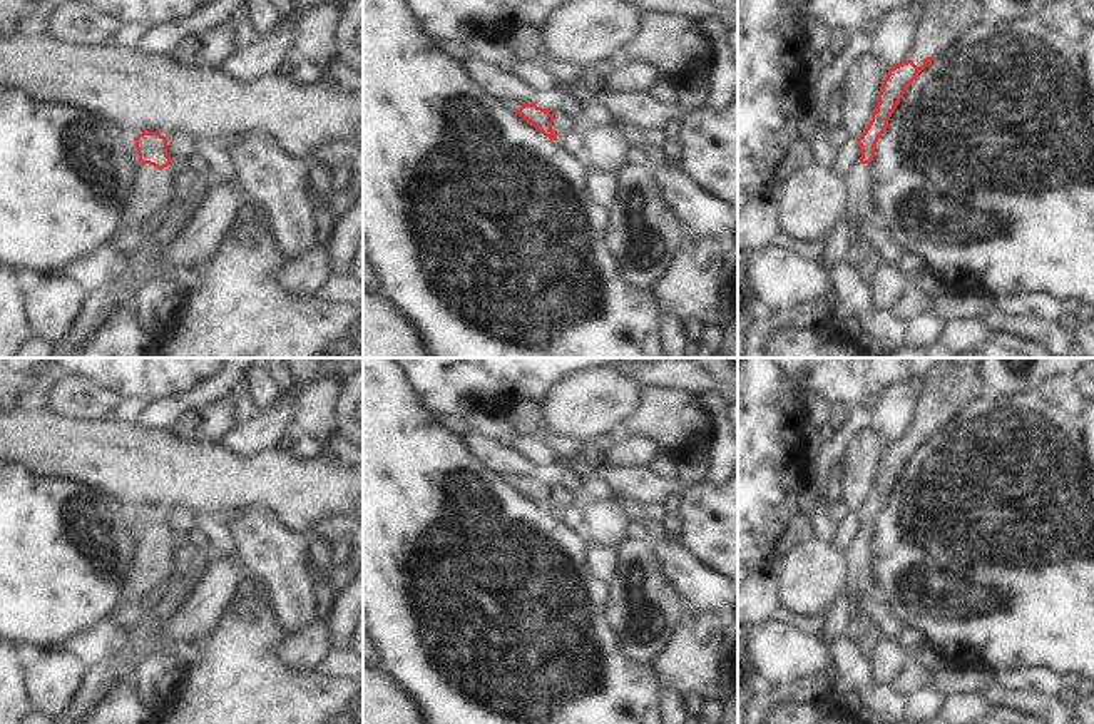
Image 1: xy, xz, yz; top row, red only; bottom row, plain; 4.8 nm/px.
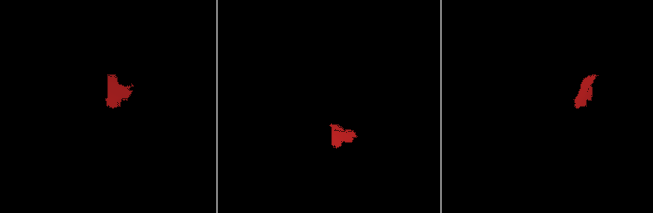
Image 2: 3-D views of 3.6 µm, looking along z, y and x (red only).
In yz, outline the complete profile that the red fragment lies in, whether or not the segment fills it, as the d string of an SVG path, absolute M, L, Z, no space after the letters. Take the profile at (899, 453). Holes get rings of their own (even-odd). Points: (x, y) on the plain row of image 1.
M943 358L935 365L925 375L925 388L917 400L910 425L898 440L888 443L872 495L858 513L861 532L845 552L848 568L845 584L855 614L858 614L856 599L873 584L873 555L868 538L875 532L880 510L887 505L895 482L918 448L933 433L943 430L962 408L985 393L980 365L982 358Z

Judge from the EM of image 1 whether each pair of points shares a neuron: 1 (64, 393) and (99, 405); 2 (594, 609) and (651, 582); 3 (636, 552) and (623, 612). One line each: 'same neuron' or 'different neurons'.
1: same neuron
2: different neurons
3: same neuron

